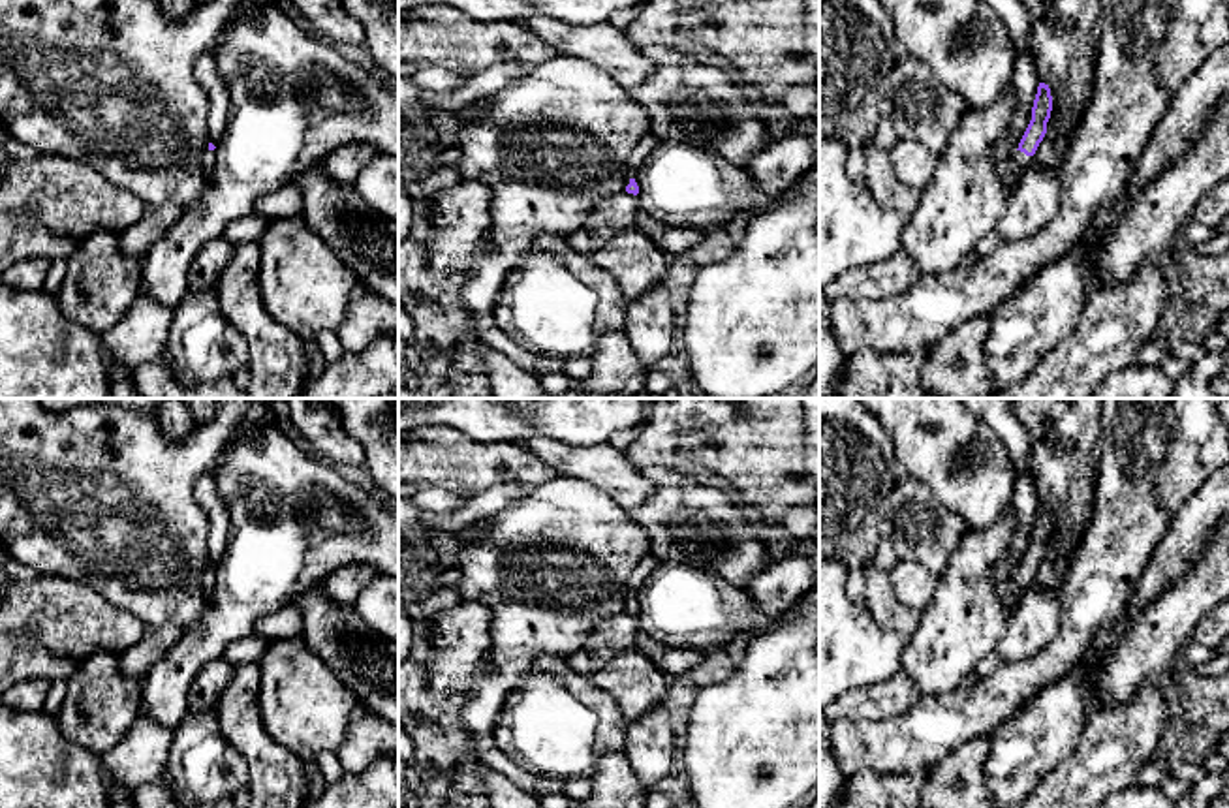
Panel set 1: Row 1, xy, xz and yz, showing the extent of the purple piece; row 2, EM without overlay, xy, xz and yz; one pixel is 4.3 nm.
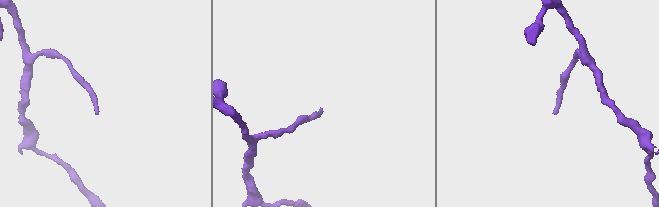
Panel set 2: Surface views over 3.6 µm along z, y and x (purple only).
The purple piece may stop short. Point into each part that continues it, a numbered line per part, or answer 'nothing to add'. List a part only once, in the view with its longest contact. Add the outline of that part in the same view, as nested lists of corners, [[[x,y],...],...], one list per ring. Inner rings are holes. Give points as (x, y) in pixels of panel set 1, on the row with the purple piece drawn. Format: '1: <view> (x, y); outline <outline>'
1: yz (1008, 170); outline [[[1017,150],[1007,162],[1000,163],[1000,175],[1005,184],[1015,186],[1019,163],[1026,158],[1024,152]]]

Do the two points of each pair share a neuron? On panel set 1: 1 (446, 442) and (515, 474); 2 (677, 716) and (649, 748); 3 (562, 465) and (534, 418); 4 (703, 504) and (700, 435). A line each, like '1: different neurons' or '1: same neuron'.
1: same neuron
2: different neurons
3: different neurons
4: different neurons

